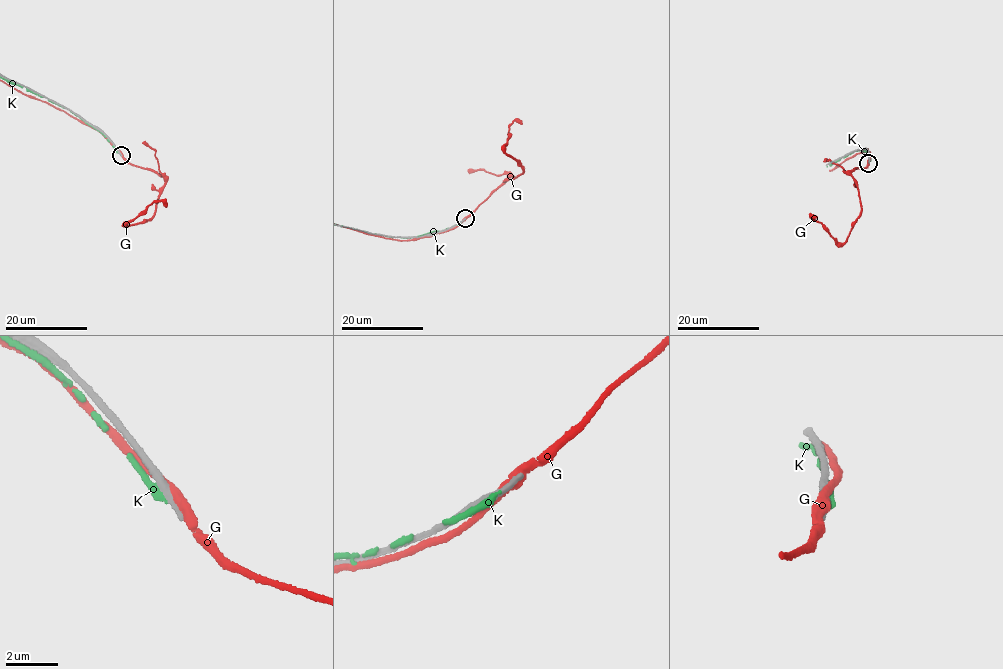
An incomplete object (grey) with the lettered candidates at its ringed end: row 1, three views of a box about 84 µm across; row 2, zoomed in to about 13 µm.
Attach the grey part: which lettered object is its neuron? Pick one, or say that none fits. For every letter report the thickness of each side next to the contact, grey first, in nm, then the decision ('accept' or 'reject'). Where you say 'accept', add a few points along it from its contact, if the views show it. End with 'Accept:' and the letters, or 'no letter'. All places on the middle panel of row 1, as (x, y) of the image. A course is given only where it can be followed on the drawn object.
G: calibres 280 and 320 nm; reject
K: calibres 280 and 320 nm; reject
Accept: no letter

